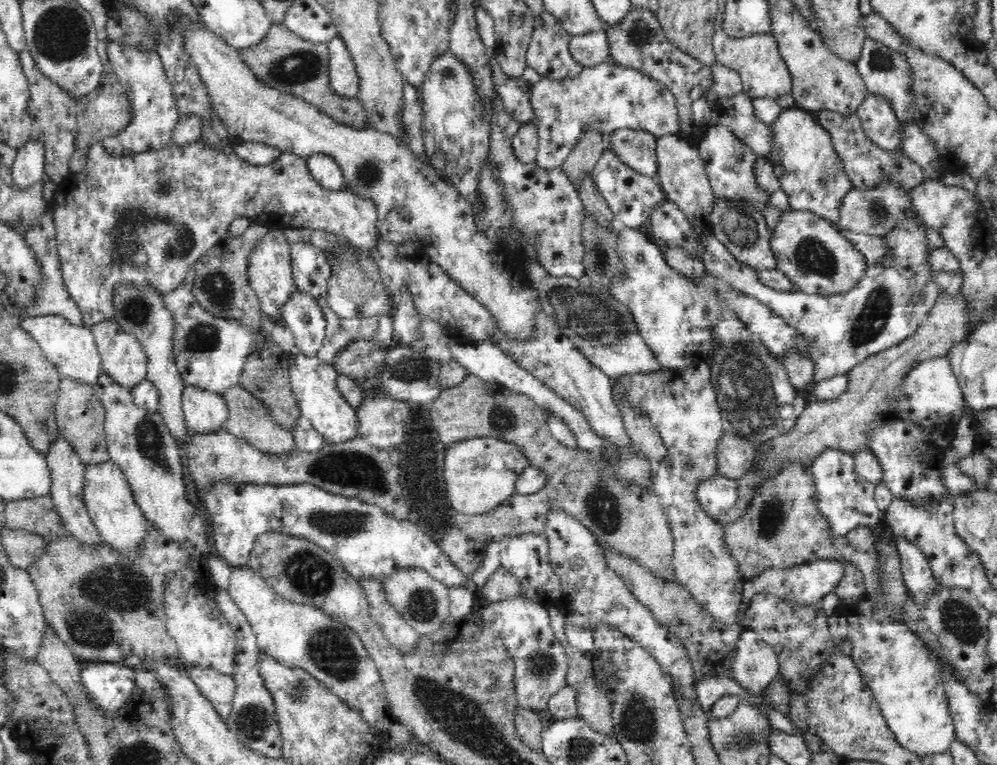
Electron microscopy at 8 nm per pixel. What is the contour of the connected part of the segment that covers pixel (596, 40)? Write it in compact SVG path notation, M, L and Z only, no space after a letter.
M604 30L572 35L569 40L570 54L584 67L593 67L600 63L612 62L607 39L608 35Z

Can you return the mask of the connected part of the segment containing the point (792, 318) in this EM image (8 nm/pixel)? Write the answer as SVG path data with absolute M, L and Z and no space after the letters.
M915 209L910 210L910 214L906 214L906 218L902 218L902 222L898 222L898 226L894 226L894 229L890 230L890 234L884 236L884 243L888 249L888 260L885 261L885 264L868 263L866 272L863 274L862 280L858 282L858 286L855 286L850 292L836 295L806 294L798 290L792 292L777 291L766 286L760 282L752 267L736 260L728 248L710 230L702 229L702 227L699 228L701 230L699 242L703 246L703 259L701 261L707 272L721 278L740 294L757 298L762 304L768 306L776 316L791 322L798 333L802 334L802 337L806 337L808 354L815 365L813 390L820 382L842 374L847 376L854 366L864 362L866 358L905 341L916 332L921 322L928 316L930 309L940 296L941 290L937 284L933 283L933 278L929 274L932 270L927 261L927 248L930 246L927 246L924 227L925 224L918 217Z

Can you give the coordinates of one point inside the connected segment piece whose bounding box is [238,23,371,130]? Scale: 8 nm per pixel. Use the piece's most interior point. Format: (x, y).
(282, 60)

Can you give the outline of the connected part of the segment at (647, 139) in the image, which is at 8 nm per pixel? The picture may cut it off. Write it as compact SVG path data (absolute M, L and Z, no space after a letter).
M620 129L607 137L606 148L613 150L622 163L644 176L656 178L658 173L658 159L655 153L657 137L646 131Z

